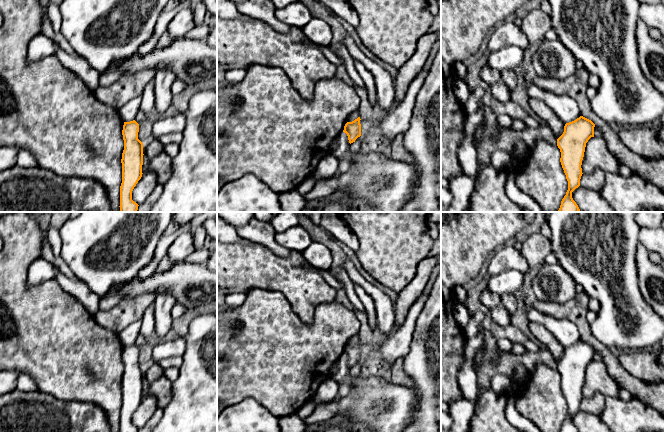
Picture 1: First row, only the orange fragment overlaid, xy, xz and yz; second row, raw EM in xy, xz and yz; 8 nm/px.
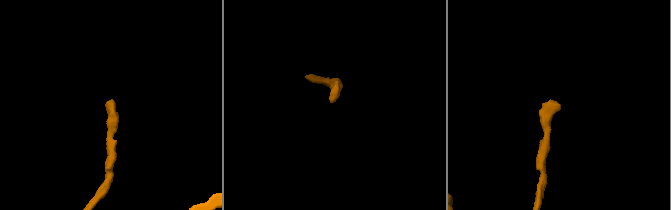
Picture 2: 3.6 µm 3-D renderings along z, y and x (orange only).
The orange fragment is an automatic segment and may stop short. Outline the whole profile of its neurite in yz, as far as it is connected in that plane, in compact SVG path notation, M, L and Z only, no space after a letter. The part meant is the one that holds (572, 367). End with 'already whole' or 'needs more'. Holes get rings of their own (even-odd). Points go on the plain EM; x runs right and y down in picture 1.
M580 340L566 347L563 358L557 363L561 376L560 386L568 405L568 414L560 432L579 432L572 422L572 416L580 410L585 371L588 364L594 361L594 351L595 348L591 344Z; already whole

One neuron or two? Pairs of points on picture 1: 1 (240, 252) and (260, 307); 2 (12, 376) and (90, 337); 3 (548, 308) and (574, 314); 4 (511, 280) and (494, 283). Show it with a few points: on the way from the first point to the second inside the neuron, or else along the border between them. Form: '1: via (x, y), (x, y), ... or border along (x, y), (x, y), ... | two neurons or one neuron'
1: border along (276, 290), (251, 289), (246, 294) | two neurons
2: border along (10, 369), (18, 372) | two neurons
3: via (554, 309), (568, 311) | one neuron
4: via (507, 282), (498, 283) | one neuron

